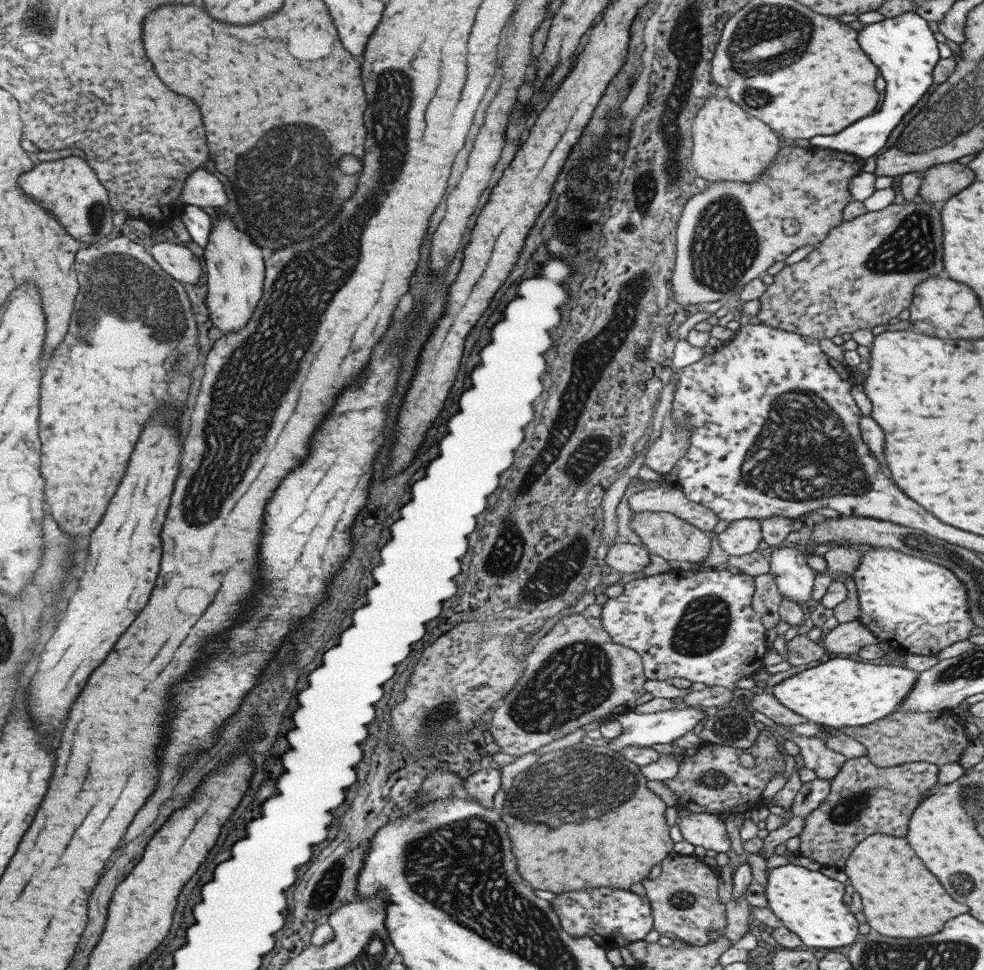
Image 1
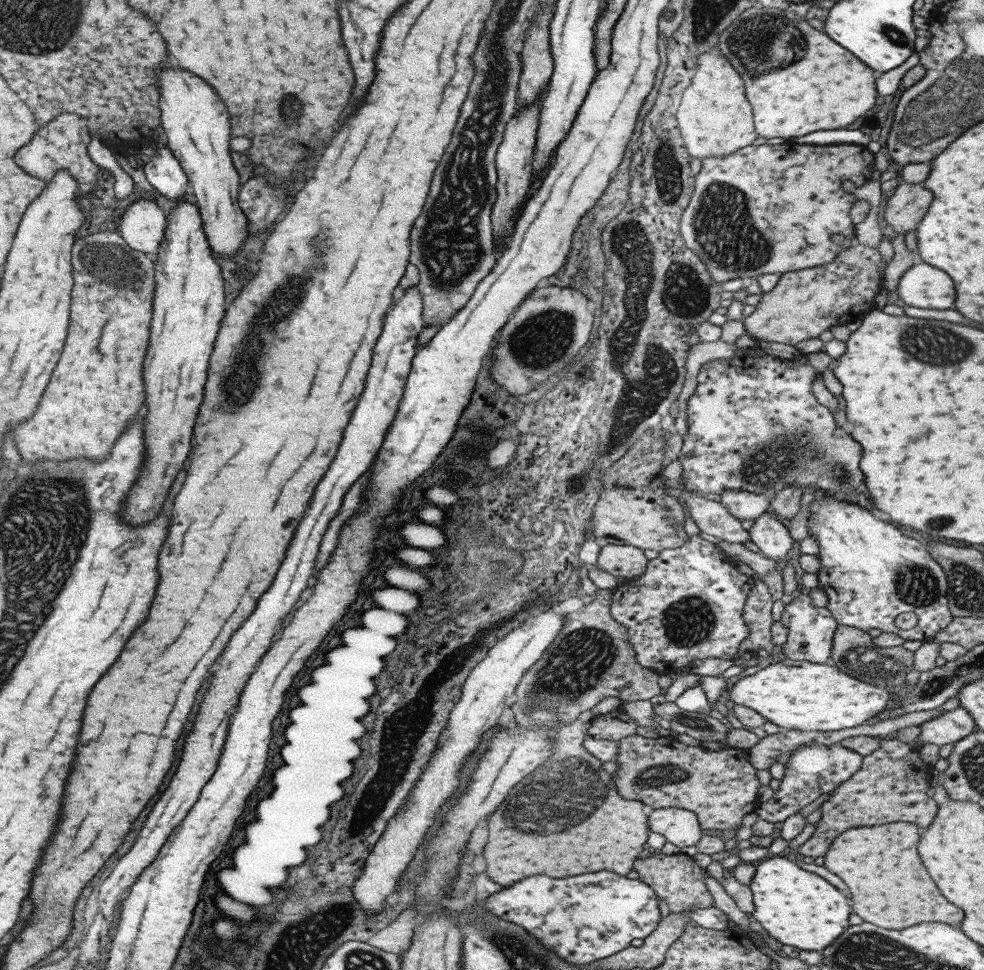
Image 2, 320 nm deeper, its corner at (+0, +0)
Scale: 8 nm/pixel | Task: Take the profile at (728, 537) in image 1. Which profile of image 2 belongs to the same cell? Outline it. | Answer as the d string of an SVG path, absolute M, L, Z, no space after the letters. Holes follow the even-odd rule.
M727 489L719 494L719 502L739 520L753 520L765 512L769 501L762 494Z

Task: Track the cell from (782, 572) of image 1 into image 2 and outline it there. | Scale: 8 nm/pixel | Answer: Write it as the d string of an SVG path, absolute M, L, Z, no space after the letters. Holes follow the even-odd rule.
M763 512L754 518L752 526L748 528L748 533L751 542L759 548L764 558L774 560L788 570L787 552L791 550L793 541L781 521L772 514Z

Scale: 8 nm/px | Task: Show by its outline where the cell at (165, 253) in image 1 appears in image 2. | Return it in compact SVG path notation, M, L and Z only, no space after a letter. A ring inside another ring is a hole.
M143 193L132 201L119 220L120 234L127 244L154 259L165 243L167 230L167 213Z

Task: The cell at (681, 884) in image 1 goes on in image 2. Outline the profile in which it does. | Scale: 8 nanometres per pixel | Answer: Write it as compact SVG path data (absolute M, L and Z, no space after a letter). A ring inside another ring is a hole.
M654 854L651 857L635 860L633 868L638 874L638 879L652 888L656 898L661 898L671 913L681 913L688 908L709 908L713 905L711 893L703 882L706 872L693 861L691 856Z

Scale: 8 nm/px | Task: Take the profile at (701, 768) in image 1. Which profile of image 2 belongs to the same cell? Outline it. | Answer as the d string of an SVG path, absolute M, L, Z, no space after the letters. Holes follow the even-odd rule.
M637 733L617 741L614 758L617 769L612 772L612 783L616 793L625 800L642 802L647 810L673 807L690 810L695 814L698 825L703 830L733 830L741 826L741 818L754 812L758 803L759 781L755 769L748 761L748 751L734 747L707 750L677 741L674 735L658 736L656 739L643 738Z

